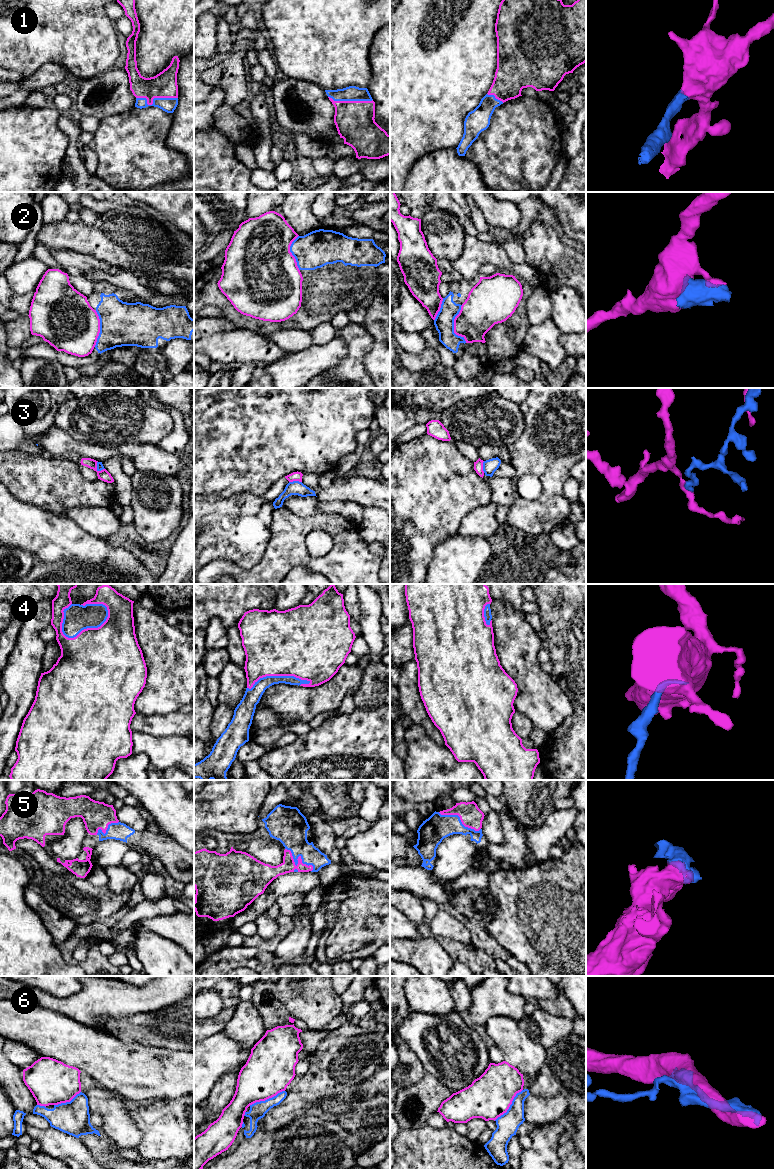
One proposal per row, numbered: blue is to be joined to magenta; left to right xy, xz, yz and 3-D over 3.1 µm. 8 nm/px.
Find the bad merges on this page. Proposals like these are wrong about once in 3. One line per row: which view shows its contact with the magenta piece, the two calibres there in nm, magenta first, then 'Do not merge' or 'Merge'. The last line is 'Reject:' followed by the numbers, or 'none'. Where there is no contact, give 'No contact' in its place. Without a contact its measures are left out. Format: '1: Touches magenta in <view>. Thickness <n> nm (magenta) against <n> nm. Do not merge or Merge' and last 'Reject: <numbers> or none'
1: Touches magenta in xy. Thickness 200 nm (magenta) against 120 nm. Merge
2: Touches magenta in yz. Thickness 300 nm (magenta) against 160 nm. Do not merge
3: Touches magenta in xz. Thickness 80 nm (magenta) against 110 nm. Do not merge
4: Touches magenta in xy. Thickness 500 nm (magenta) against 220 nm. Merge
5: Touches magenta in xz. Thickness 120 nm (magenta) against 260 nm. Merge
6: Touches magenta in yz. Thickness 360 nm (magenta) against 180 nm. Do not merge
Reject: 2, 3, 6

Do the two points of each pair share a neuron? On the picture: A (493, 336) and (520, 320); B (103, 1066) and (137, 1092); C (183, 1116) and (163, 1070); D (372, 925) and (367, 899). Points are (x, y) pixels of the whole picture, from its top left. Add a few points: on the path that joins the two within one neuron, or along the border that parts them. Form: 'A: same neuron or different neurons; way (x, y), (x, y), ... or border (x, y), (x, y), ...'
A: same neuron; way (500, 330), (506, 324), (513, 323)
B: same neuron; way (111, 1066), (129, 1084)
C: different neurons; border (183, 1096), (161, 1098), (152, 1101)
D: different neurons; border (379, 916), (369, 916), (365, 921)

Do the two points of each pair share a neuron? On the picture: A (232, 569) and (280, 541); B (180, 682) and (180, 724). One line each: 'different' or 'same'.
A: same
B: different

